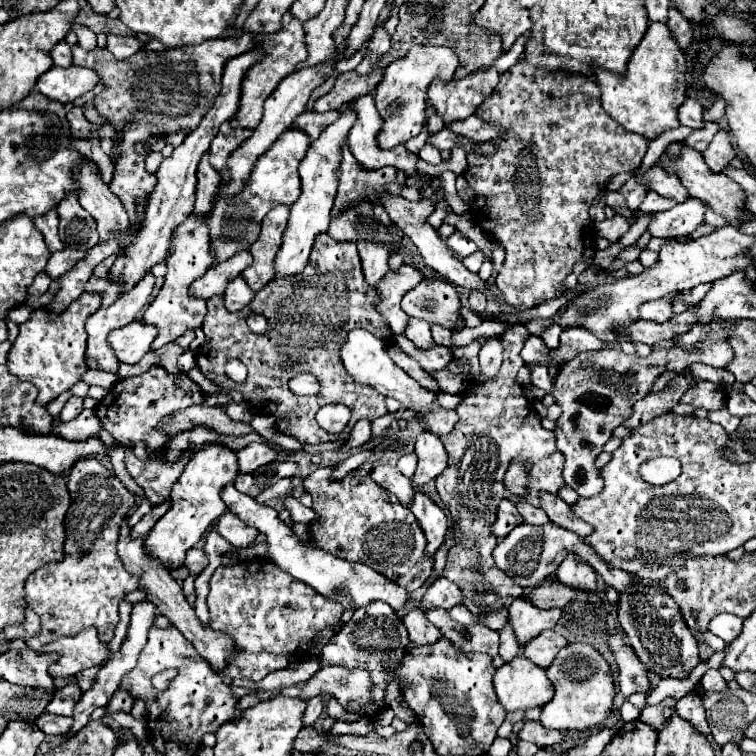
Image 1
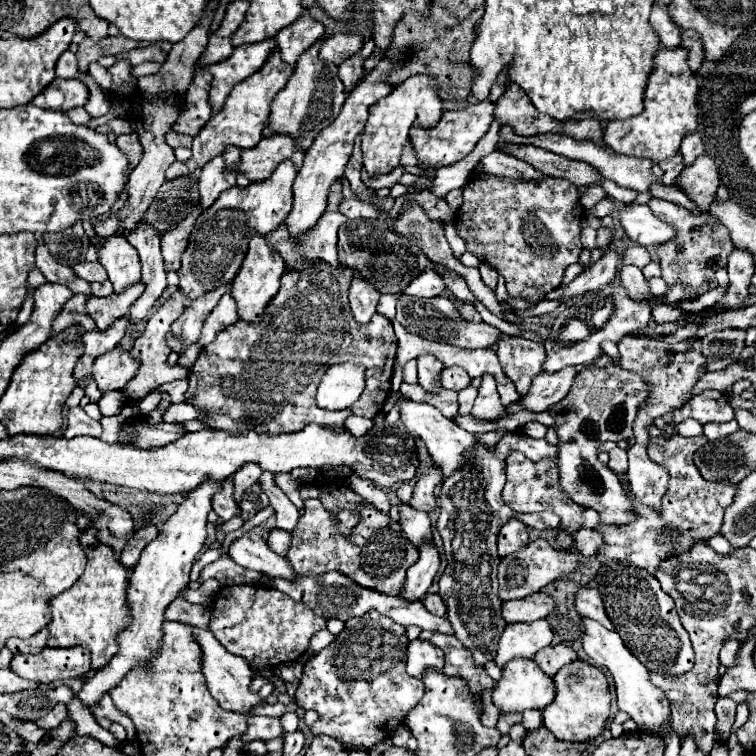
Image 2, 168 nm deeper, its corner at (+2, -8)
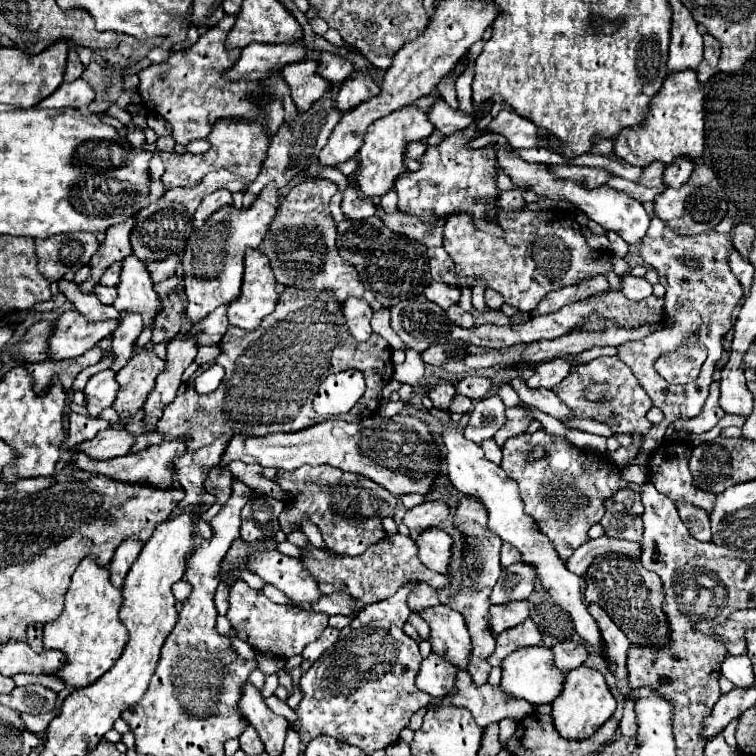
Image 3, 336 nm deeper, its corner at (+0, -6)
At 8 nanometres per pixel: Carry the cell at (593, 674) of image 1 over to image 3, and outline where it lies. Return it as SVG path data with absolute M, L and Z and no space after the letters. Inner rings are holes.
M580 666L566 674L564 690L552 702L554 728L562 738L572 738L572 740L590 738L614 714L614 710L616 710L616 700L610 694L610 688L608 688L602 672L588 668L588 666Z

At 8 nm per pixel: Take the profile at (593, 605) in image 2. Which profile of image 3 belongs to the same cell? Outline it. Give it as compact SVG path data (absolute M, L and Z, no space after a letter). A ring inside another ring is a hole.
M588 604L588 612L594 616L602 630L602 638L606 638L606 654L610 654L610 662L618 664L616 676L626 674L626 652L630 648L630 640L626 634L610 620L610 616L598 606L598 604Z

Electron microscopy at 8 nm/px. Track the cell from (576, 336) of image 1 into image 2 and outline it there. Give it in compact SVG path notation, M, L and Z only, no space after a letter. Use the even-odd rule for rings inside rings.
M564 368L554 374L540 372L532 382L530 392L520 400L524 410L538 414L556 406L568 394L574 376L576 376L576 368Z

